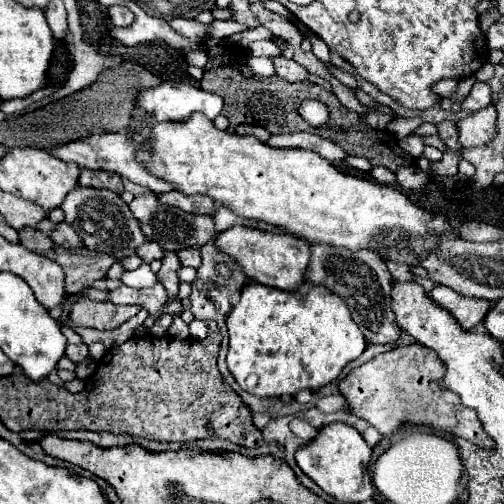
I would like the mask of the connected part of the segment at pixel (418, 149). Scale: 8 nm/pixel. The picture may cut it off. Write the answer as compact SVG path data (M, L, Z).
M406 136L404 140L400 140L400 146L402 146L408 154L412 154L414 158L422 156L422 150L424 150L424 142L422 142L420 136Z

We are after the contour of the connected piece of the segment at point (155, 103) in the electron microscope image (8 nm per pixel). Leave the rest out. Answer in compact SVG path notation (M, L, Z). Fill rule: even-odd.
M164 82L164 86L154 86L154 88L146 88L144 92L140 90L136 96L136 108L132 110L132 120L128 124L128 128L144 138L152 136L152 128L158 122L184 122L188 120L194 112L202 112L206 114L210 120L214 120L220 112L222 112L222 100L216 94L204 92L202 88L196 88L188 82ZM144 118L152 118L150 122L144 122Z

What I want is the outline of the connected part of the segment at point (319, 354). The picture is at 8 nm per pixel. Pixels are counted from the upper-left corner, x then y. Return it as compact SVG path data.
M248 282L226 326L230 334L228 368L242 390L260 398L292 398L304 388L318 390L338 378L342 368L366 348L366 338L352 322L346 302L312 282L300 284L294 292Z

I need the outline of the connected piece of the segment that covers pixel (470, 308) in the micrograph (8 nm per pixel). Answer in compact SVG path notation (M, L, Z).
M434 286L430 292L430 298L436 304L440 304L442 308L446 308L458 320L458 324L462 324L464 330L470 330L480 320L484 320L484 316L488 314L488 310L492 306L488 300L460 296L456 290L452 290L448 286Z

